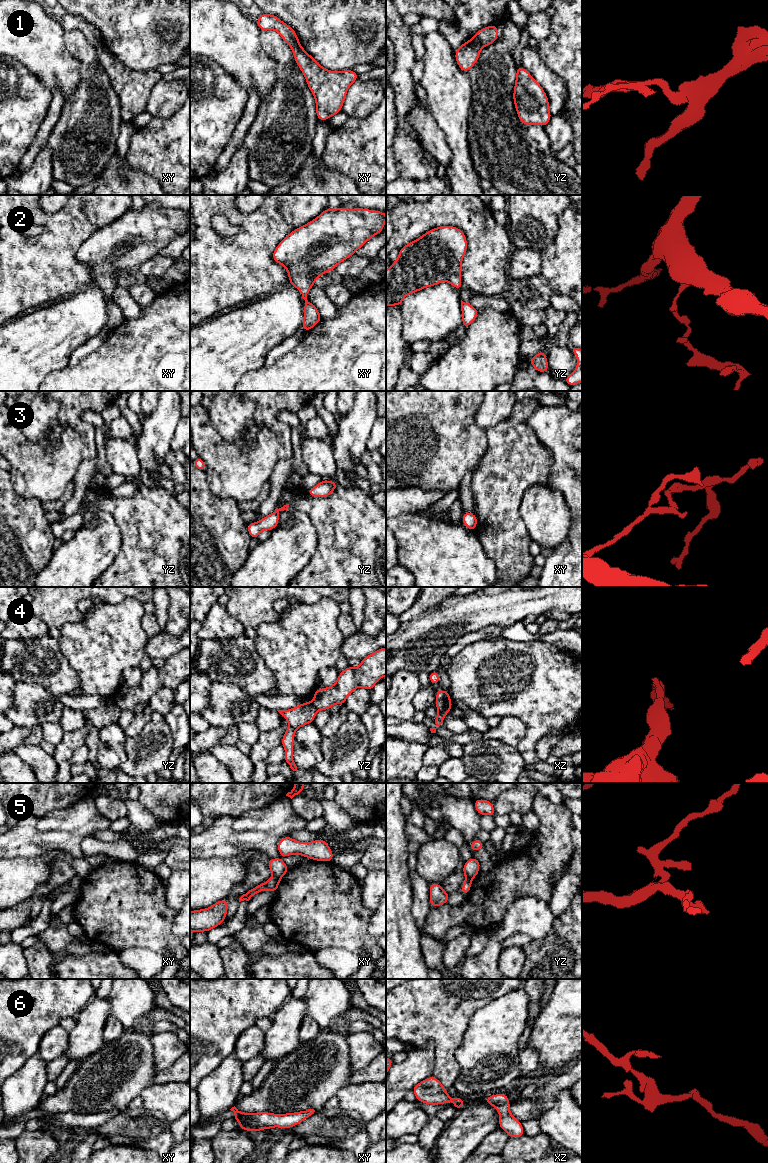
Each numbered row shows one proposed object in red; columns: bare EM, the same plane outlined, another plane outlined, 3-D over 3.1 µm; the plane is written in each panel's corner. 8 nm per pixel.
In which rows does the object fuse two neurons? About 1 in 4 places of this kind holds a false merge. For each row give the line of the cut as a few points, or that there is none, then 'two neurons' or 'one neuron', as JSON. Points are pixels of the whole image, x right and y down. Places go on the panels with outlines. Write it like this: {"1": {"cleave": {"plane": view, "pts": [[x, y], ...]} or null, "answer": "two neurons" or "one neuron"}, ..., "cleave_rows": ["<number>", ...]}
{"1": {"cleave": {"plane": "yz", "pts": [[471, 39], [482, 47]]}, "answer": "two neurons"}, "2": {"cleave": null, "answer": "one neuron"}, "3": {"cleave": null, "answer": "one neuron"}, "4": {"cleave": {"plane": "xz", "pts": [[439, 712], [446, 713]]}, "answer": "two neurons"}, "5": {"cleave": {"plane": "xy", "pts": [[273, 875], [279, 879]]}, "answer": "two neurons"}, "6": {"cleave": null, "answer": "one neuron"}, "cleave_rows": ["1", "4", "5"]}

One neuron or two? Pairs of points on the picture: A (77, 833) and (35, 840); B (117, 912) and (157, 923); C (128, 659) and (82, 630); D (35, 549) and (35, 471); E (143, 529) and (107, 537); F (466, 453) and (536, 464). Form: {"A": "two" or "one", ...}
{"A": "one", "B": "one", "C": "one", "D": "two", "E": "two", "F": "two"}

